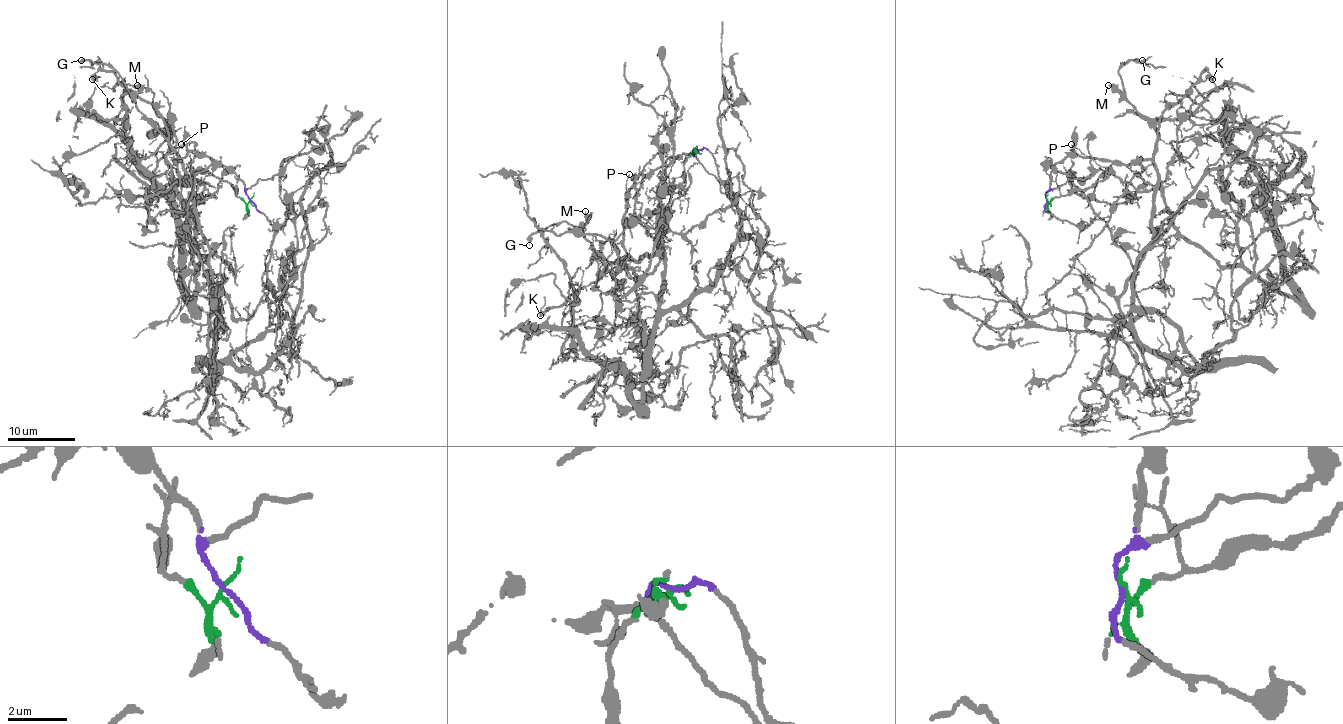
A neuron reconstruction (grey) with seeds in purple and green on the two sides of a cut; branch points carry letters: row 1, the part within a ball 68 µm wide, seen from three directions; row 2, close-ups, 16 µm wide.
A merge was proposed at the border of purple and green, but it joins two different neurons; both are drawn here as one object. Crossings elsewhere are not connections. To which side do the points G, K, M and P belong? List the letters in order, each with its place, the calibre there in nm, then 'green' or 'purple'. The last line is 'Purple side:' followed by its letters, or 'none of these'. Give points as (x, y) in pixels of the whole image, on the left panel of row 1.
G: place (81, 60); calibre 170 nm; purple
K: place (92, 79); calibre 360 nm; purple
M: place (137, 85); calibre 280 nm; purple
P: place (181, 144); calibre 110 nm; purple
Purple side: G, K, M, P

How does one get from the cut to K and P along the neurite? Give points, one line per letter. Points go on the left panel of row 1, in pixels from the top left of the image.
K: (250, 200), (244, 183), (213, 159), (191, 151), (176, 164), (163, 115), (110, 71), (97, 71), (92, 80)
P: (250, 200), (244, 183), (218, 163), (191, 151), (179, 158), (178, 149), (181, 144)

